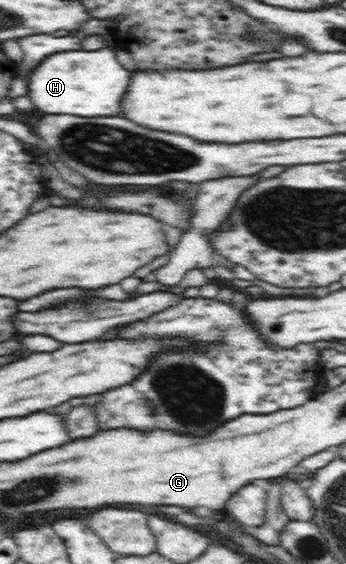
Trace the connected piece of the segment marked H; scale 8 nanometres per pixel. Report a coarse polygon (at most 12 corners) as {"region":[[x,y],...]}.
{"region":[[114,46],[36,64],[26,96],[46,114],[118,116],[130,72]]}

